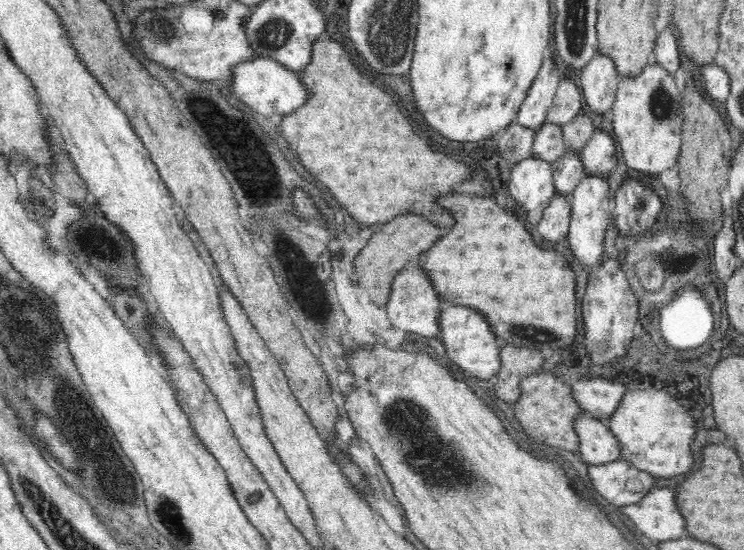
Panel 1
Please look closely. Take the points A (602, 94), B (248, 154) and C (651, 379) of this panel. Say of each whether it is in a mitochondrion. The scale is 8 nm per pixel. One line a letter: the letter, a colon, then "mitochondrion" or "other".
A: other
B: mitochondrion
C: other

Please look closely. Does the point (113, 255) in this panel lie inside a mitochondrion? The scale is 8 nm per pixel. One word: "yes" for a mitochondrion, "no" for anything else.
yes

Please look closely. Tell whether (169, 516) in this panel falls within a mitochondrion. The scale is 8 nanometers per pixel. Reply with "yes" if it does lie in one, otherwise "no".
yes

